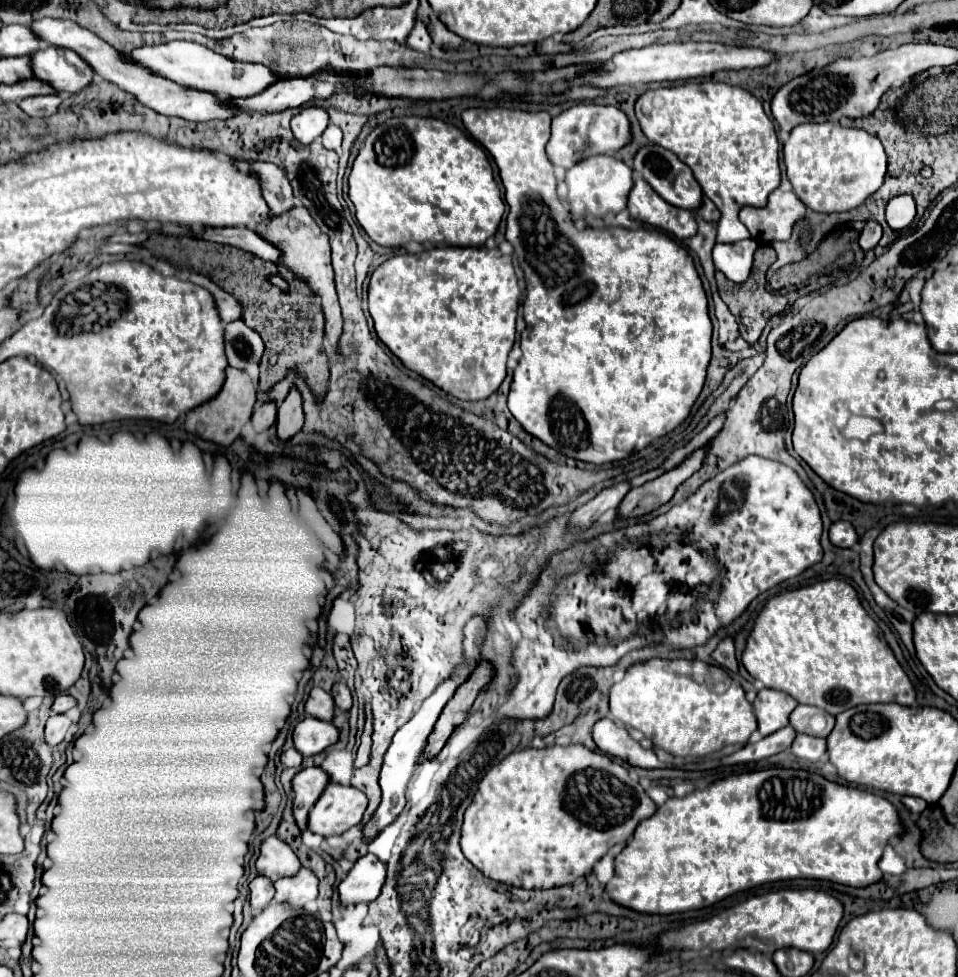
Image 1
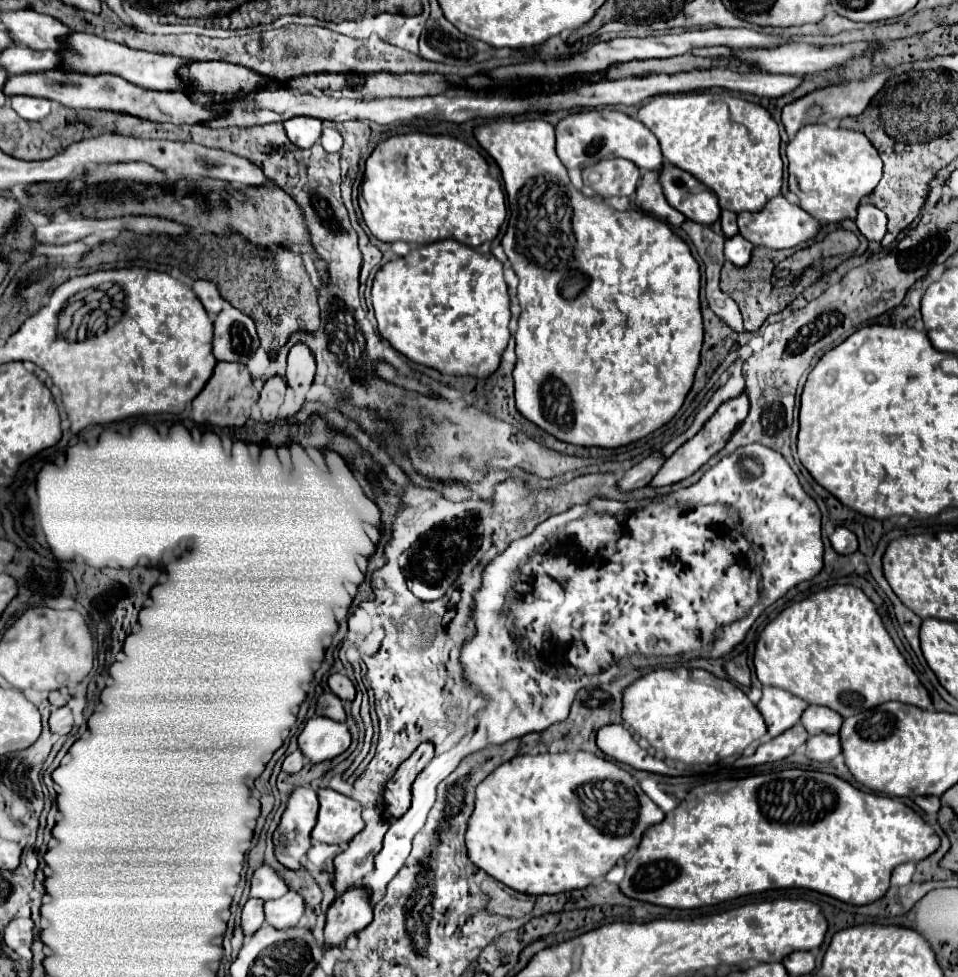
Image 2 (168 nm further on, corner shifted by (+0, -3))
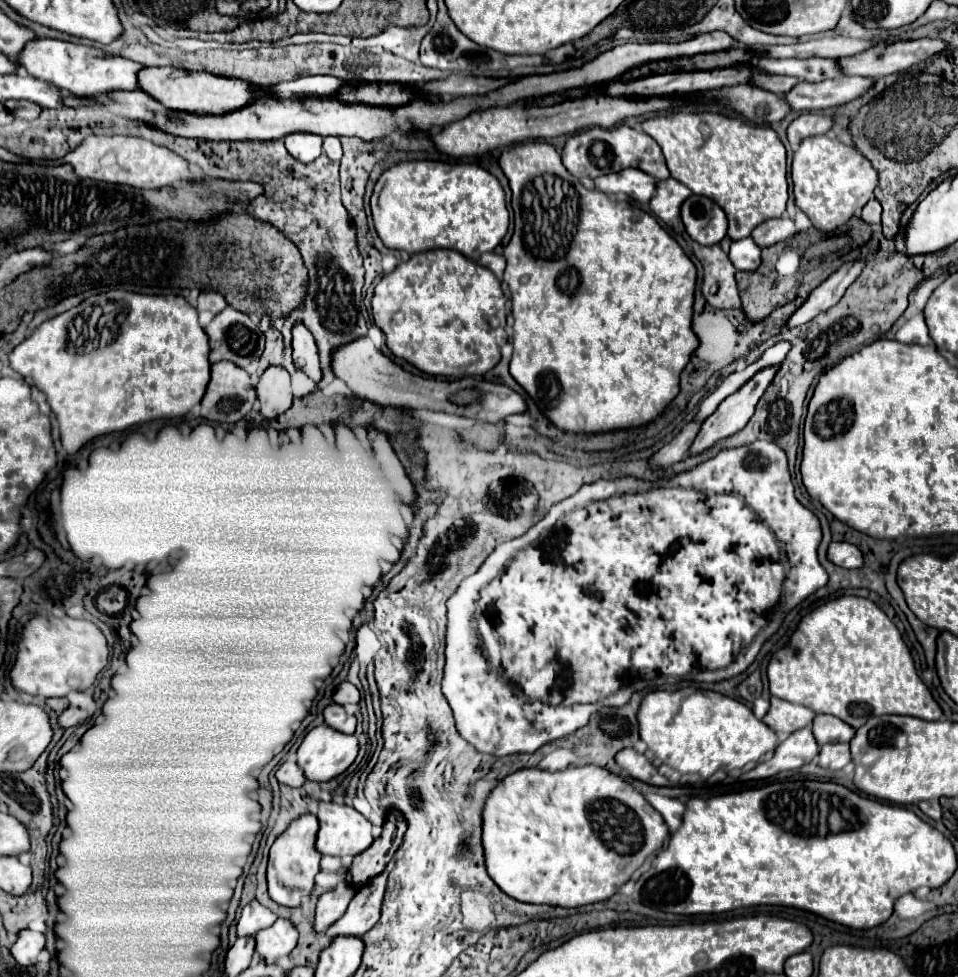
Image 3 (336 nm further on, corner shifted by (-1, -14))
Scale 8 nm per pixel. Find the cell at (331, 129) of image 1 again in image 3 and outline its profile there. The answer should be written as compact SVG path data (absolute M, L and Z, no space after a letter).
M326 136L324 138L324 154L330 160L340 160L342 158L342 146L340 146L340 140L336 136Z

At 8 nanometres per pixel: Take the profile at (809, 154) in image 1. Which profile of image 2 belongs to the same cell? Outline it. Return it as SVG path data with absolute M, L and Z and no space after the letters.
M807 125L787 145L789 191L799 197L801 209L821 223L855 219L861 199L871 193L883 173L883 161L875 145L859 131Z

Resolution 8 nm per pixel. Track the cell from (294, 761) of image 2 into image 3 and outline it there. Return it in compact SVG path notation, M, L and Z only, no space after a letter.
M286 760L286 762L278 768L276 778L278 778L278 782L288 784L288 786L292 786L292 788L300 788L300 786L306 782L304 772L298 768L298 764L296 764L294 760Z

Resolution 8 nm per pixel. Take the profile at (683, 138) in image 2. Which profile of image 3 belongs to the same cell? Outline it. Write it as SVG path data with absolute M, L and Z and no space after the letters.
M668 112L642 122L642 130L652 136L664 152L670 176L686 184L694 194L712 198L728 216L728 236L740 240L768 218L778 218L786 210L786 150L778 134L770 126L750 124L718 112Z

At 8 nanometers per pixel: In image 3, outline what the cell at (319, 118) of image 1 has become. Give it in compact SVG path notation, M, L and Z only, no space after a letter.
M294 132L284 138L286 150L300 162L312 162L322 154L322 136L310 132Z

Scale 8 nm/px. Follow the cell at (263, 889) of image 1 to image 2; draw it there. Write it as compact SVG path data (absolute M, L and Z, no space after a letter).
M249 899L243 907L243 915L241 915L241 929L245 937L251 937L261 925L263 925L263 901L255 901Z

